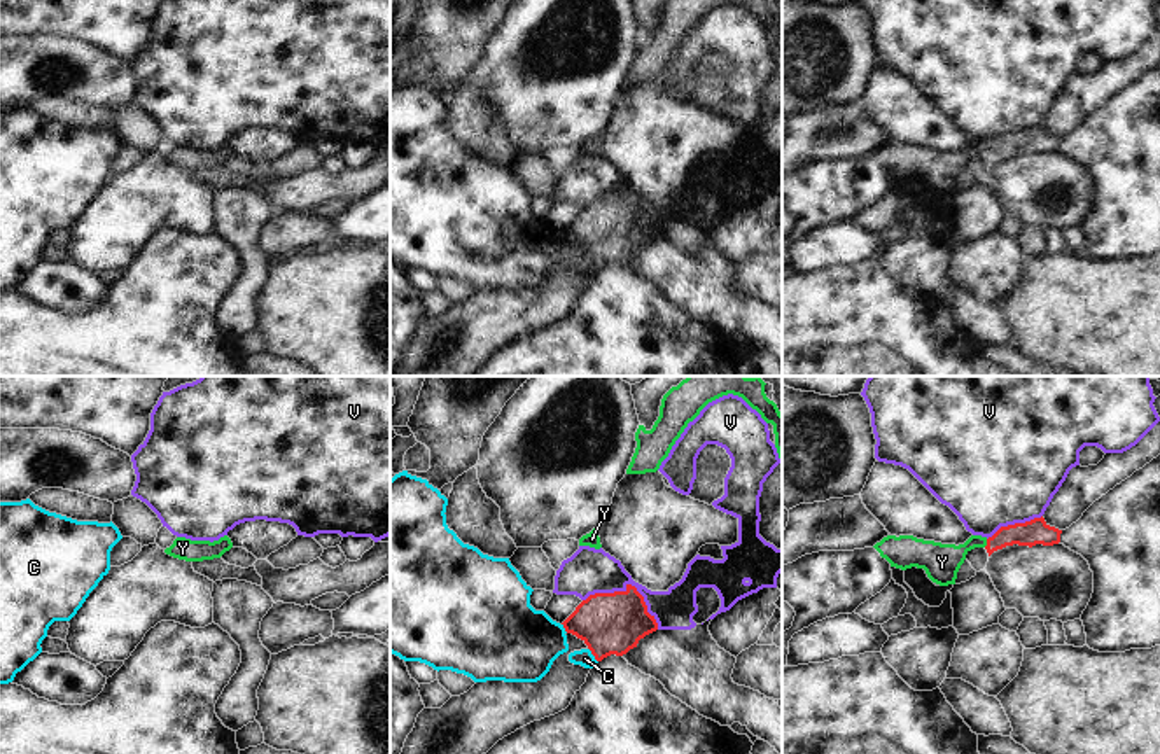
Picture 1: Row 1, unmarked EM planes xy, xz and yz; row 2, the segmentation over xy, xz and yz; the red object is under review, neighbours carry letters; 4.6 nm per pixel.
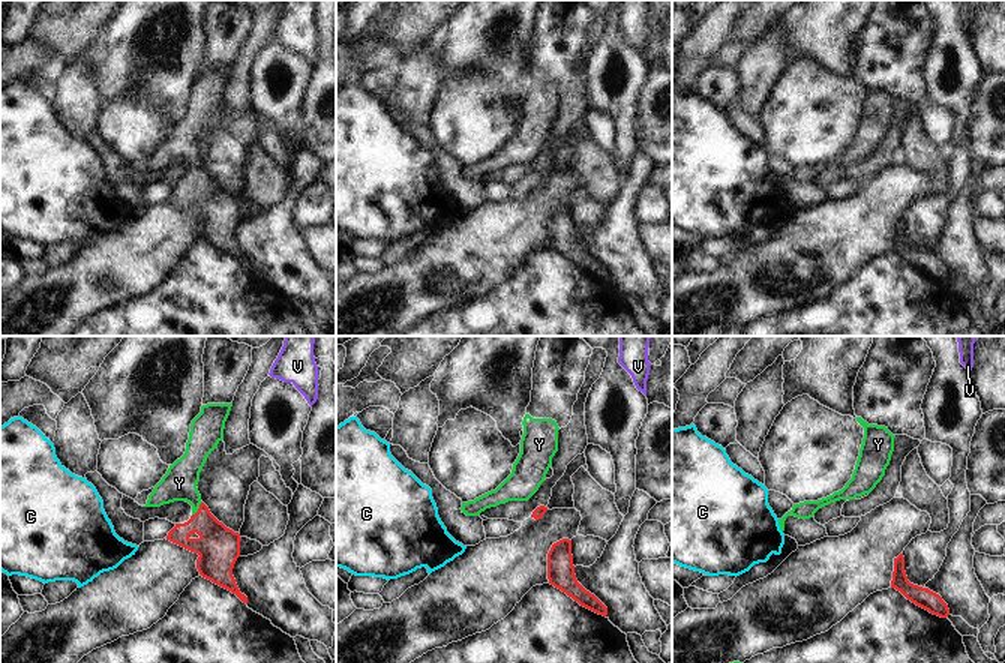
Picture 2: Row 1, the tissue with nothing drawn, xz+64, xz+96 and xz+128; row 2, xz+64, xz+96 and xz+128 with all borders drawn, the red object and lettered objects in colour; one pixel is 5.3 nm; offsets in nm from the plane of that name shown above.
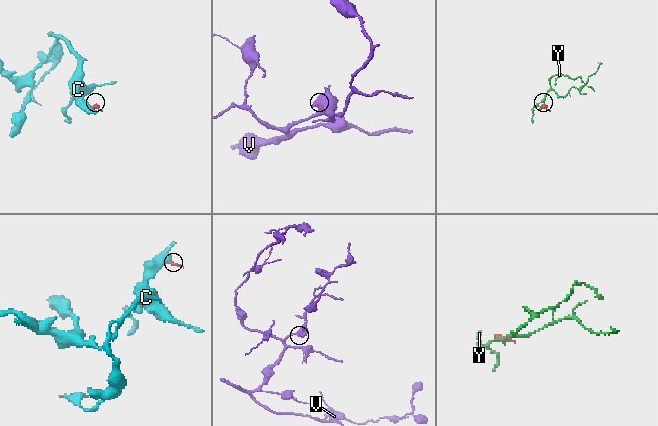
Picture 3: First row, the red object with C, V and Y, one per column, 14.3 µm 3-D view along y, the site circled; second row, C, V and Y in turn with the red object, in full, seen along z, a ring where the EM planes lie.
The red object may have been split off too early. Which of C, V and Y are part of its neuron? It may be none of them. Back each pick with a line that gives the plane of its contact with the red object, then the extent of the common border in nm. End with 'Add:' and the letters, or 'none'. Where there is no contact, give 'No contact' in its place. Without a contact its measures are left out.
Y: Touches red in yz. Shared border 40 nm
Add: Y

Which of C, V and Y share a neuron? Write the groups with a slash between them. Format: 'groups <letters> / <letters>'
groups C / V / Y

